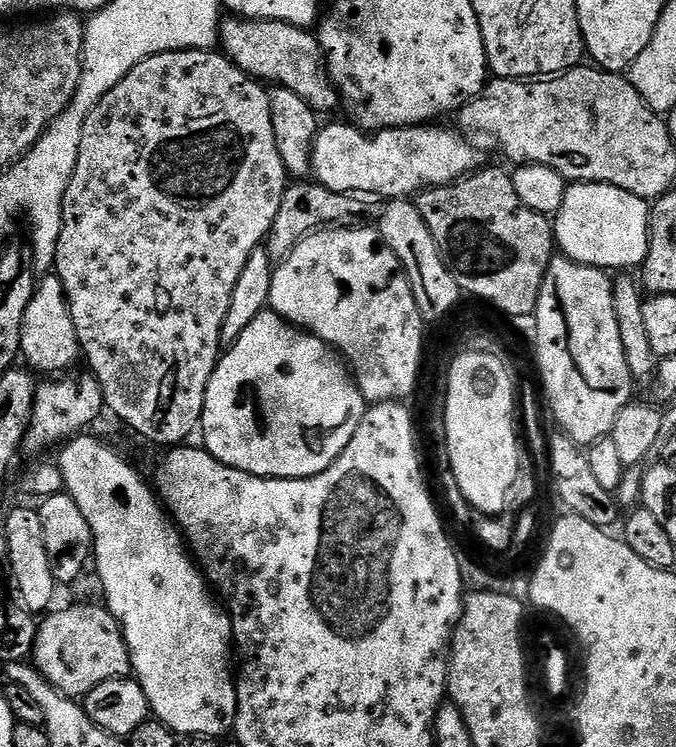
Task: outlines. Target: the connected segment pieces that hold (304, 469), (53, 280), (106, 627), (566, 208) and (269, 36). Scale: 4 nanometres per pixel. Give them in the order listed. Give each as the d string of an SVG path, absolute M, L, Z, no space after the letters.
M265 310L242 330L242 338L234 342L216 361L216 369L208 383L208 389L204 395L204 415L202 417L202 433L204 432L203 447L218 462L222 462L231 468L237 468L243 472L249 472L255 476L269 476L271 480L305 480L314 474L322 474L336 459L350 446L350 438L358 430L358 426L364 421L366 401L357 386L355 379L345 361L328 345L325 340L290 324L281 318L277 312Z
M48 274L41 283L37 283L30 306L23 316L22 342L20 353L33 371L48 372L44 374L58 374L69 371L78 360L81 359L80 343L77 331L74 330L74 322L69 312L67 296L61 284L60 277Z
M72 604L69 608L58 608L49 611L39 621L30 657L46 682L53 684L63 696L83 698L102 682L123 680L133 675L124 629L107 607Z
M572 182L565 187L562 206L554 213L554 240L563 255L579 264L605 270L636 270L648 257L649 223L649 201L630 194L630 190Z
M228 18L220 25L218 44L223 55L248 76L272 86L294 90L294 94L298 94L298 98L302 98L318 114L332 112L341 103L340 93L328 76L320 41L309 29L273 20Z

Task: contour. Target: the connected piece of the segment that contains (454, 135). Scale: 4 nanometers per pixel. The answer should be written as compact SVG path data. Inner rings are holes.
M325 123L316 136L312 147L312 176L315 183L332 192L363 194L368 198L412 198L426 188L439 188L442 184L453 184L481 167L481 149L469 142L459 131L436 126L409 126L407 128L385 128L375 134L361 130L355 123Z

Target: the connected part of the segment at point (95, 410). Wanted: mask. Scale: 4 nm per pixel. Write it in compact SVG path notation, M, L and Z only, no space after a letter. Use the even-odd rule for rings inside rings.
M74 374L65 375L65 380L48 378L45 379L48 380L45 384L37 383L32 417L28 422L28 432L24 435L25 449L29 448L32 452L40 452L43 448L55 449L61 442L67 442L91 429L88 427L99 418L100 412L105 411L102 386L96 381L96 377L91 374L72 375Z

